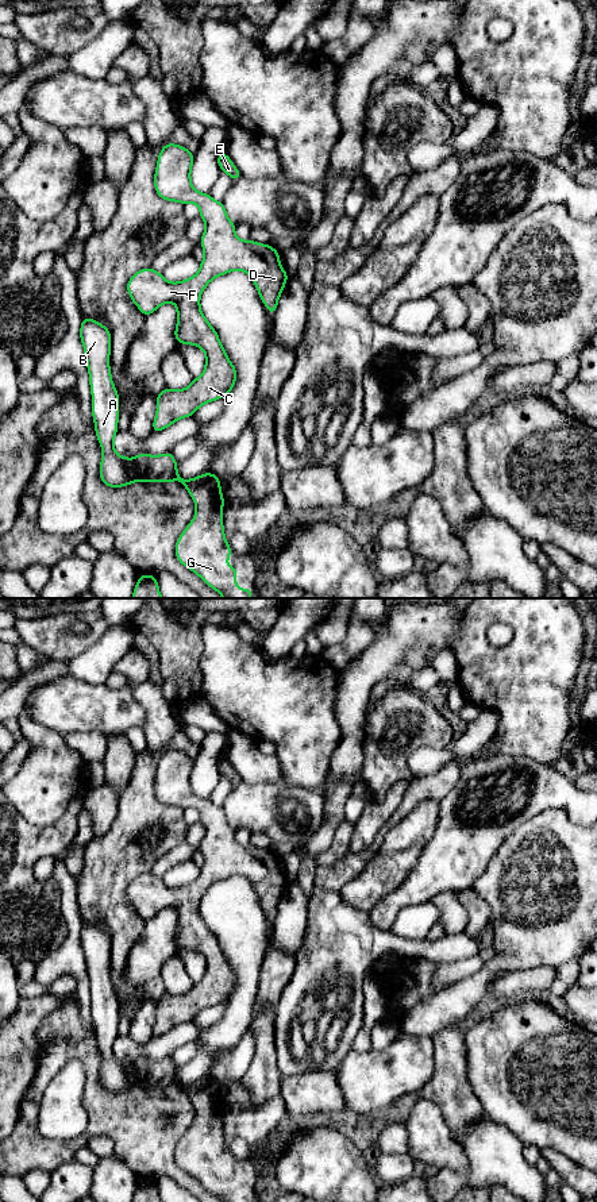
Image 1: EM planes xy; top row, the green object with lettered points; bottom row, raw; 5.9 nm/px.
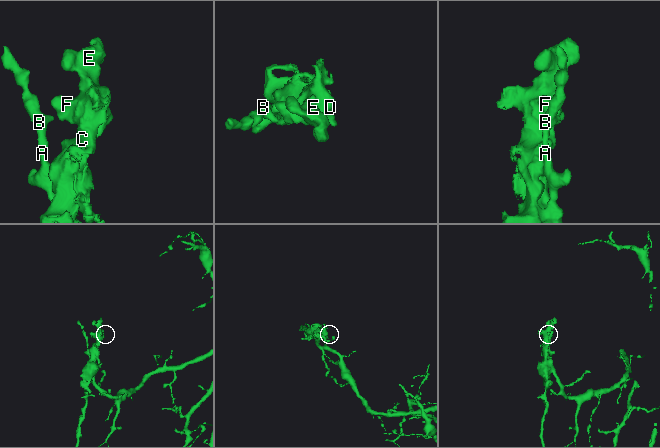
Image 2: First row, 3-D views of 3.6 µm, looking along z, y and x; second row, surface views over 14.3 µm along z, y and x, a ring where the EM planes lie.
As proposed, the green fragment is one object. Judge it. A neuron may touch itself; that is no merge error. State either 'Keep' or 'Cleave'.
Cleave

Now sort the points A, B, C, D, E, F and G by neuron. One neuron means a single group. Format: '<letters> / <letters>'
A B / C D E F G

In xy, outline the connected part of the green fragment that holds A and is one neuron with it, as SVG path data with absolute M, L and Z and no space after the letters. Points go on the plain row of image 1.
M82 922L80 941L89 976L96 1041L103 1055L99 1079L103 1089L109 1093L131 1090L136 1086L136 1070L113 1053L119 1025L119 999L109 974L109 935L97 925Z

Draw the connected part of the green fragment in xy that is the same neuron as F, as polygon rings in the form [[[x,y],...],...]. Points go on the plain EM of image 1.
[[[170,747],[165,750],[157,766],[154,791],[163,805],[193,808],[200,813],[200,822],[205,827],[200,844],[204,854],[200,875],[185,886],[169,887],[162,878],[149,872],[136,877],[127,887],[131,905],[145,921],[166,908],[174,908],[174,943],[180,949],[194,949],[205,958],[205,974],[188,993],[163,993],[157,1001],[153,1037],[193,1021],[207,1008],[228,1001],[236,987],[236,974],[230,967],[217,937],[201,917],[200,901],[204,893],[219,881],[242,875],[251,882],[262,908],[273,921],[288,886],[277,855],[251,844],[240,845],[223,806],[215,806],[208,798],[197,797],[192,791],[193,764],[194,760],[186,752]]]

